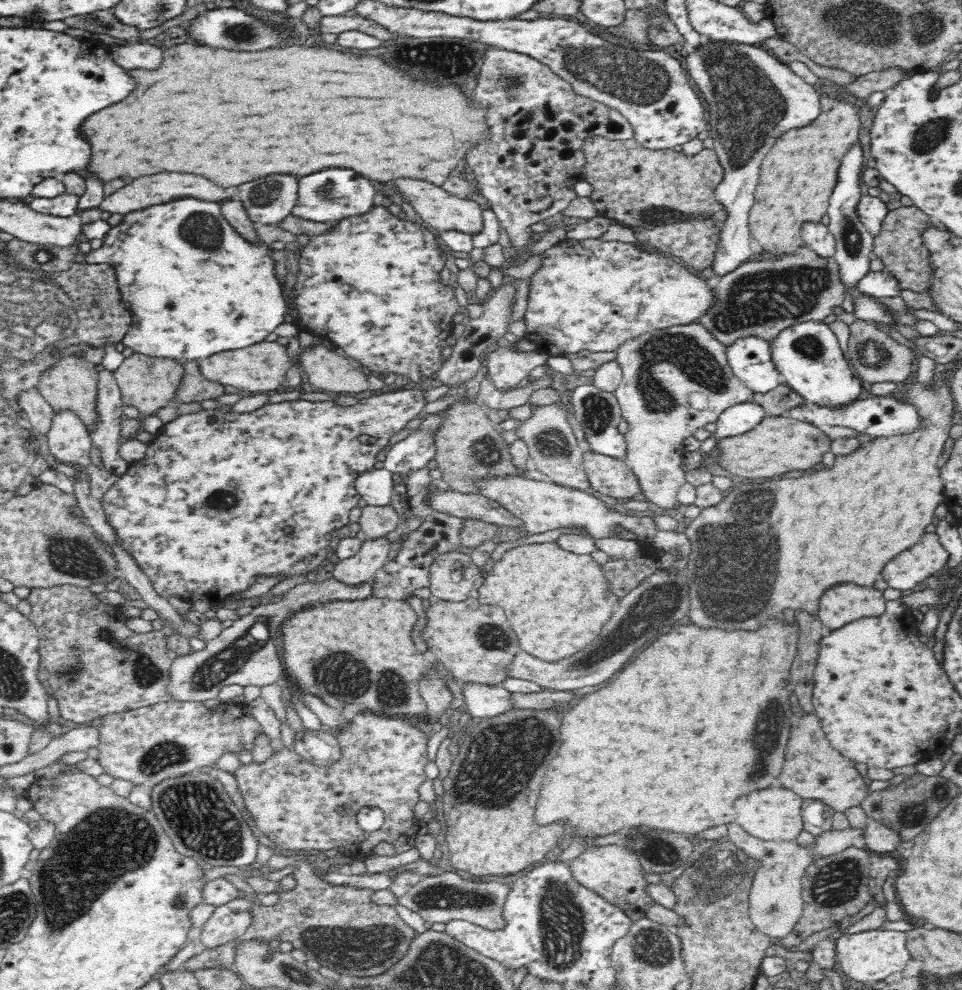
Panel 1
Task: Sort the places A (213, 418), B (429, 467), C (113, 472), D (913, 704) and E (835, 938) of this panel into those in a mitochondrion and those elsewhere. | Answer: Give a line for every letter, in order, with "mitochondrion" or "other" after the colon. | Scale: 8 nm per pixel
A: other
B: other
C: other
D: other
E: other

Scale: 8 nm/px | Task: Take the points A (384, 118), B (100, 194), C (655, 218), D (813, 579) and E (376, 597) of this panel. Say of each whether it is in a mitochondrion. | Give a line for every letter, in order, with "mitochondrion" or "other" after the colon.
A: other
B: other
C: mitochondrion
D: other
E: other

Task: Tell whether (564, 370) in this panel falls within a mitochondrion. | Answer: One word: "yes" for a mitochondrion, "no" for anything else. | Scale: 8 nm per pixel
no

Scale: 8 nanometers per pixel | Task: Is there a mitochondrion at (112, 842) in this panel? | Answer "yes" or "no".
yes

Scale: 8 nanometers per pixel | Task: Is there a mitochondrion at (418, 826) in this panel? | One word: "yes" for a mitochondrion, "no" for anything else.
no

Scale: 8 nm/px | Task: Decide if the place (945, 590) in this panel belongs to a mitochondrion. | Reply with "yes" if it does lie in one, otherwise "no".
no

